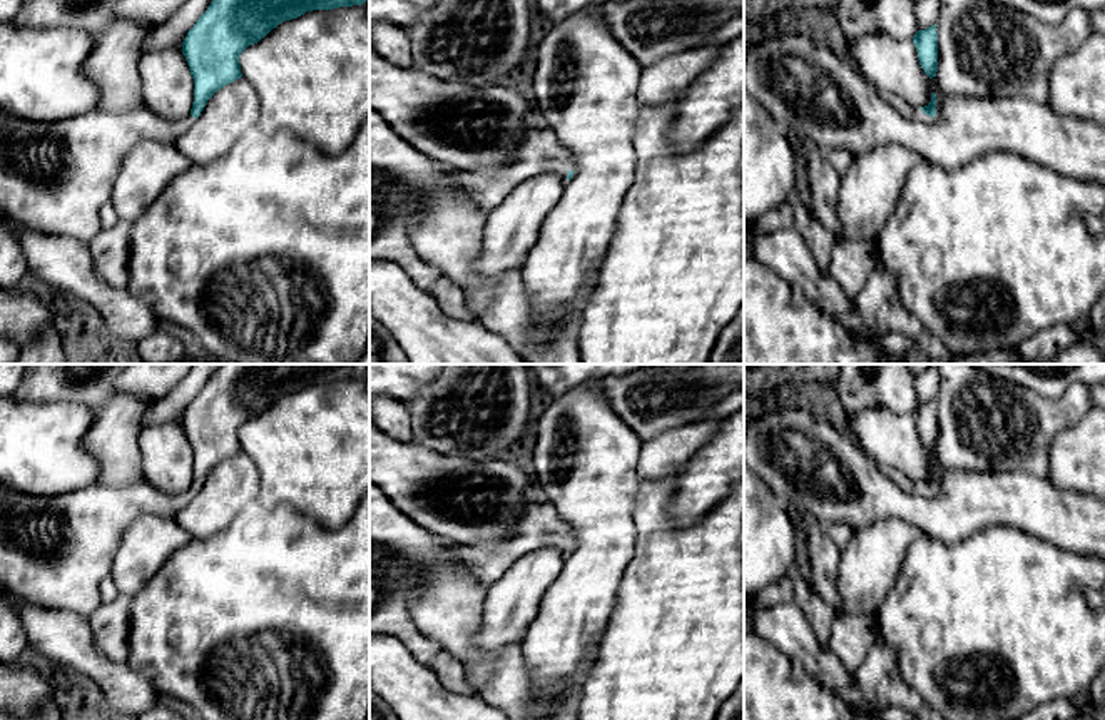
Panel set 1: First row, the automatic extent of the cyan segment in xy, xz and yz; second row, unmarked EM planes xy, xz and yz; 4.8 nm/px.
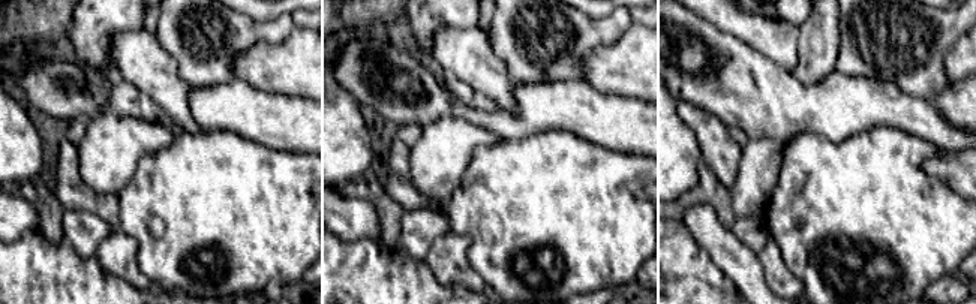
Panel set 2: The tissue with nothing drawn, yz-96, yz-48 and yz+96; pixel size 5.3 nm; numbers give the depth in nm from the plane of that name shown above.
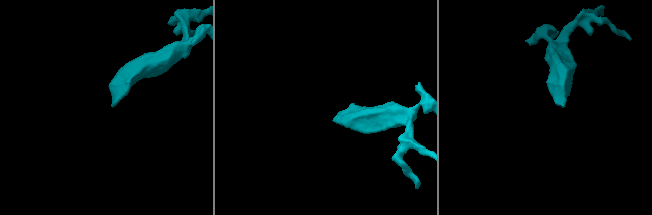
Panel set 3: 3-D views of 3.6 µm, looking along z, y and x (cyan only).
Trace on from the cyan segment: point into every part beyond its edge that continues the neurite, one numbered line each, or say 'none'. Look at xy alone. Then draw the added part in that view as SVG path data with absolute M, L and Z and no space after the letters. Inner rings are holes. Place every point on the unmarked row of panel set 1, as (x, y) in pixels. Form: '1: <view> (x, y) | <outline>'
1: xy (56, 552) | M140 481L124 488L90 484L53 496L33 496L0 483L0 583L23 601L89 620L102 603L100 585L110 575L115 550L130 523L144 515L174 518L194 494L191 488L169 494Z

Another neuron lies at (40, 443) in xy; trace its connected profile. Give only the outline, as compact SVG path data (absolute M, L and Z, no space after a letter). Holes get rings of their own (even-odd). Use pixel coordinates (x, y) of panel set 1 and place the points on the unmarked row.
M0 399L0 483L33 496L95 484L99 463L82 446L94 419L77 401Z

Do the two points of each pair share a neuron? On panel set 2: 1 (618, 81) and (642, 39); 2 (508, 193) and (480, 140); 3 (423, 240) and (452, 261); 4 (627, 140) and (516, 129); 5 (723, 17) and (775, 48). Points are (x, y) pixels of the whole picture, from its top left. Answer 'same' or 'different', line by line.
1: same
2: different
3: different
4: same
5: same

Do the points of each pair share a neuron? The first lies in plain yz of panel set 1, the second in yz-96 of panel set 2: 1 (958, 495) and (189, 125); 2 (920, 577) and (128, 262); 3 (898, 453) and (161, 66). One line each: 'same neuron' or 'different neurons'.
1: different neurons
2: different neurons
3: same neuron

